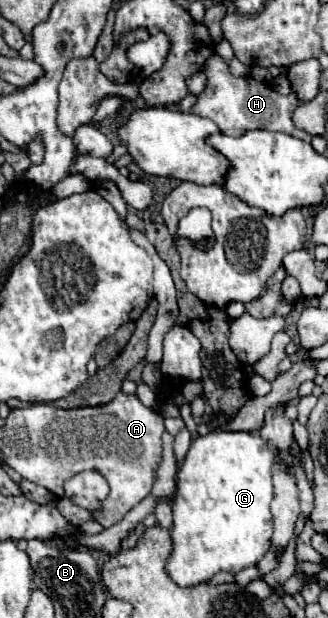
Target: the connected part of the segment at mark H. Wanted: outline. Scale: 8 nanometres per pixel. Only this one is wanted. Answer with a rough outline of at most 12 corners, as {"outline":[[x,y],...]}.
{"outline":[[218,54],[190,112],[214,120],[222,134],[252,128],[286,132],[294,92],[282,96],[252,76],[236,78]]}

